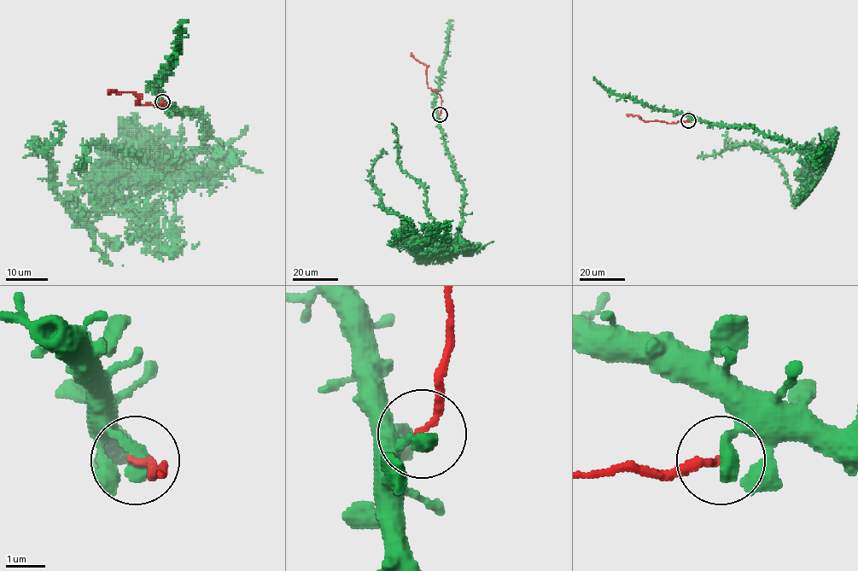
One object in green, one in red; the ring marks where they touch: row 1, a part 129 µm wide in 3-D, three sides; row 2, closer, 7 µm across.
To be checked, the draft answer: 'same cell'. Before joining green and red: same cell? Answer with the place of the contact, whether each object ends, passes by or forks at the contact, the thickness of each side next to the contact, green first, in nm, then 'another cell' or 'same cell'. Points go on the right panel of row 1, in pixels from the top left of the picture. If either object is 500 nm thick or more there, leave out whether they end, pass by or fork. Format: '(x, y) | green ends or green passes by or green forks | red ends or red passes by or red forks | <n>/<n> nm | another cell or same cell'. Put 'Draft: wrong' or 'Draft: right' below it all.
(688, 120) | green ends | red ends | 460/200 nm | another cell
Draft: wrong

